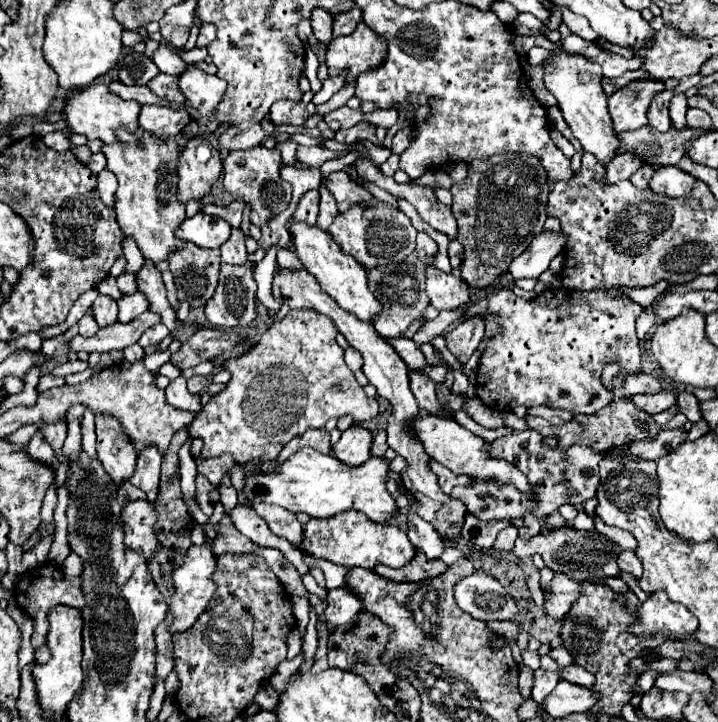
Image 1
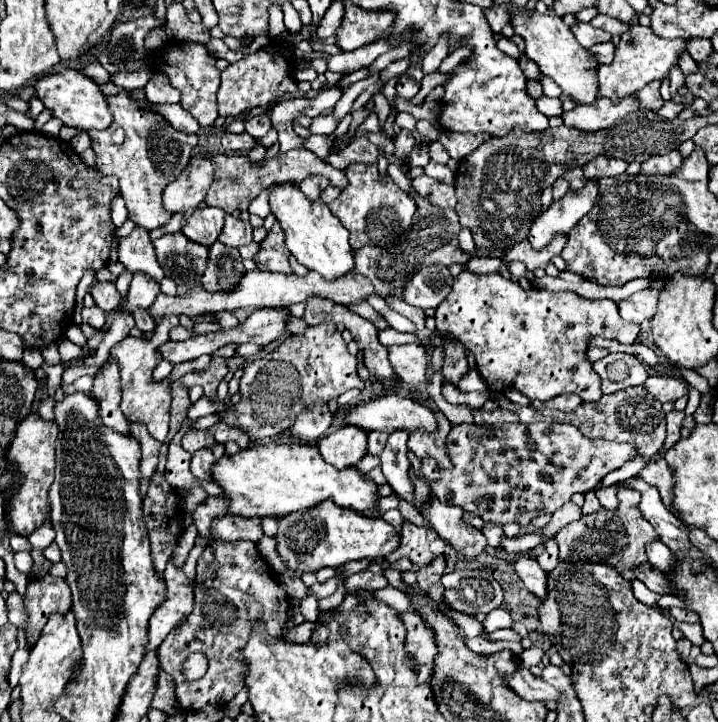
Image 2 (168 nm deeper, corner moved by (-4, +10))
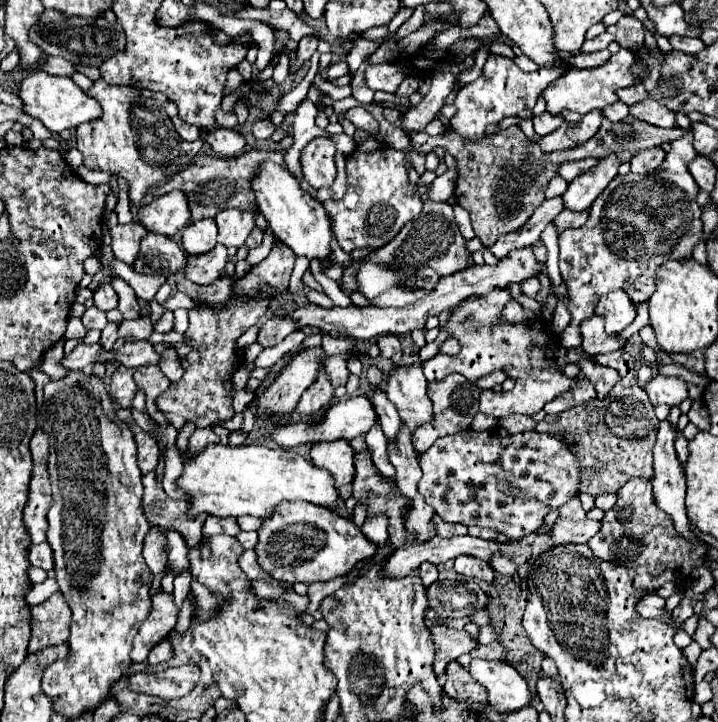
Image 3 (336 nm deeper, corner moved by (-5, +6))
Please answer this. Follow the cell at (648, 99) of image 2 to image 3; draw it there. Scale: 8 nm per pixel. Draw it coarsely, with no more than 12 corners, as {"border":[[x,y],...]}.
{"border":[[643,85],[621,89],[619,99],[627,105],[651,97]]}

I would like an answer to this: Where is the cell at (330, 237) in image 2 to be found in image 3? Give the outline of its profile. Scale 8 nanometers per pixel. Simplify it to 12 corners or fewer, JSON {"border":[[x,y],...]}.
{"border":[[281,165],[253,179],[275,237],[309,261],[331,257],[323,203]]}

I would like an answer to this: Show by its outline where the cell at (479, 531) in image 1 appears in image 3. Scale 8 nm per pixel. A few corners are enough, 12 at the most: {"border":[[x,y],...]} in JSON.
{"border":[[435,519],[441,537],[467,535],[467,527]]}

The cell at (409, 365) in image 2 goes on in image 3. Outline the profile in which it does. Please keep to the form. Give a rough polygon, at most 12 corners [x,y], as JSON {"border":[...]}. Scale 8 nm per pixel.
{"border":[[395,335],[379,339],[381,357],[391,359],[401,353],[401,343]]}

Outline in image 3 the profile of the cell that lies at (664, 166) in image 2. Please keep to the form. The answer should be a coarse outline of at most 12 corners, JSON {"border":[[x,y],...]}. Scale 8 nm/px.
{"border":[[663,149],[633,157],[631,173],[649,175],[663,163]]}

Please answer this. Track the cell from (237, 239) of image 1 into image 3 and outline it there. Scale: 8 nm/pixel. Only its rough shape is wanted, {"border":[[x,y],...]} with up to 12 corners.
{"border":[[225,209],[215,217],[217,241],[241,247],[255,229],[255,215]]}

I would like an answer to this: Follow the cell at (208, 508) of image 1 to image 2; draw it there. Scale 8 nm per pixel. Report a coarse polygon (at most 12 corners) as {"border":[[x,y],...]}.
{"border":[[198,449],[192,455],[190,471],[202,481],[210,479],[214,463],[210,449]]}

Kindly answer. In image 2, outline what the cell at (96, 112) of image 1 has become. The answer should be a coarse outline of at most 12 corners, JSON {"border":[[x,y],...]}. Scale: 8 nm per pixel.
{"border":[[74,69],[38,79],[34,89],[64,125],[112,123],[98,83]]}

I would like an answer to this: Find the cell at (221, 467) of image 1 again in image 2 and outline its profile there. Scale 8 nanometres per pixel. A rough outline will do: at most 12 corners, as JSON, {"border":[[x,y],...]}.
{"border":[[188,429],[182,447],[194,453],[214,447],[216,439],[208,431]]}

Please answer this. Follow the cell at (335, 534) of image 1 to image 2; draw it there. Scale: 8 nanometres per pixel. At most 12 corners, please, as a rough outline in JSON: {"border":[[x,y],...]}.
{"border":[[340,509],[278,517],[280,559],[296,573],[378,561],[400,535]]}

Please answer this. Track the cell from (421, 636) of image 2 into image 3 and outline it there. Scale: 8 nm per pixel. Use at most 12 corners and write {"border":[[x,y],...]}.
{"border":[[445,625],[429,627],[435,643],[433,671],[445,673],[449,661],[469,653],[477,641]]}

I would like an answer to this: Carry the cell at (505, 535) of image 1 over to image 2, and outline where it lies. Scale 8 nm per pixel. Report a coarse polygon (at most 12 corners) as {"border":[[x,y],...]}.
{"border":[[484,523],[482,533],[490,547],[500,547],[504,535],[500,525]]}

